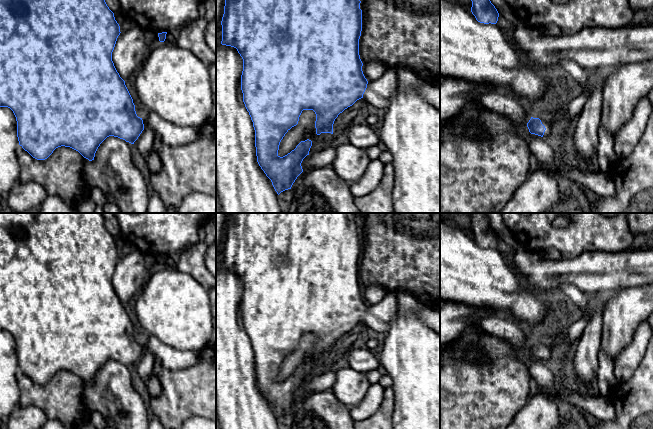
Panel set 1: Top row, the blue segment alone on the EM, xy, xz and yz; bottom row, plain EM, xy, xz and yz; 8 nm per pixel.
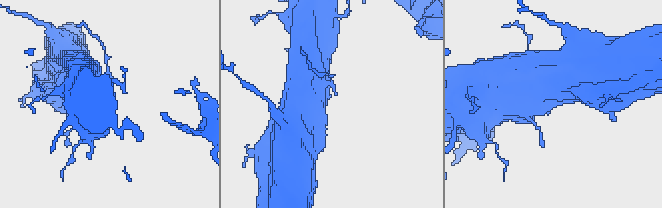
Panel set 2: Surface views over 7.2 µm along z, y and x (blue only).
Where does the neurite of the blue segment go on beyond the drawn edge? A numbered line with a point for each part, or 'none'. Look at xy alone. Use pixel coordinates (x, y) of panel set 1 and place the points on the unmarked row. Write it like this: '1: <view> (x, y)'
1: xy (168, 357)

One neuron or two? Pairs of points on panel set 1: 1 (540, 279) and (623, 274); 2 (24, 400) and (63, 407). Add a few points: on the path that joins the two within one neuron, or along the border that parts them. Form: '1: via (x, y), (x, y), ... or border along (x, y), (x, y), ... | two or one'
1: via (561, 272), (602, 272) | one
2: via (34, 400), (53, 400) | one

